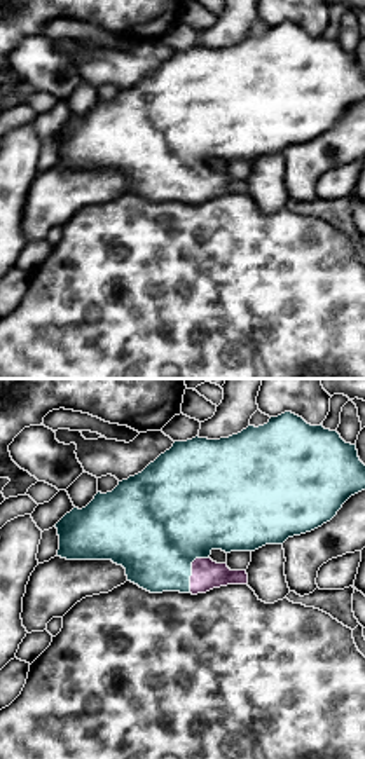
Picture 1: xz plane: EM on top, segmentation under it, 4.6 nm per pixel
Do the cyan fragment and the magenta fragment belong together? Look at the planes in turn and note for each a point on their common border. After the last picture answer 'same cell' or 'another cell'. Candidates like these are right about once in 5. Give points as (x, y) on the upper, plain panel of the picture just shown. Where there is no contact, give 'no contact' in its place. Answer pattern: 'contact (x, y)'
contact (191, 178)

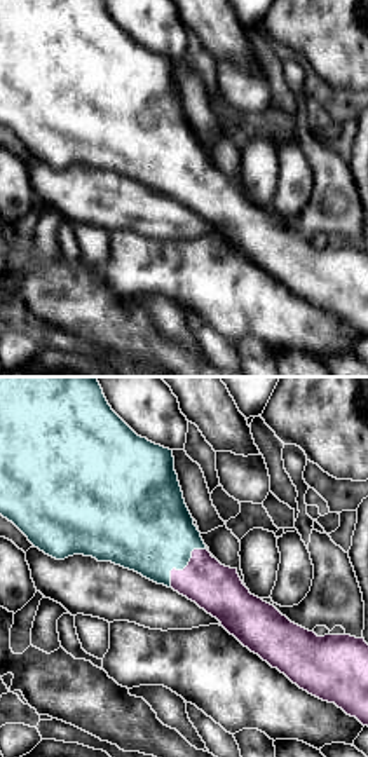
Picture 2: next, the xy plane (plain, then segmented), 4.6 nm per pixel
contact (184, 177)

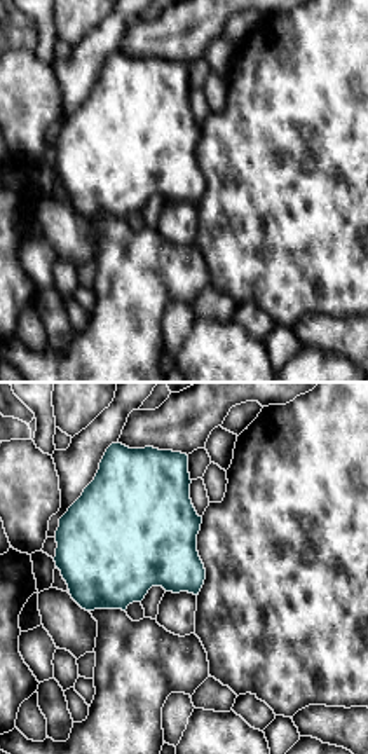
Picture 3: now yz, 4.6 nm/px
no contact

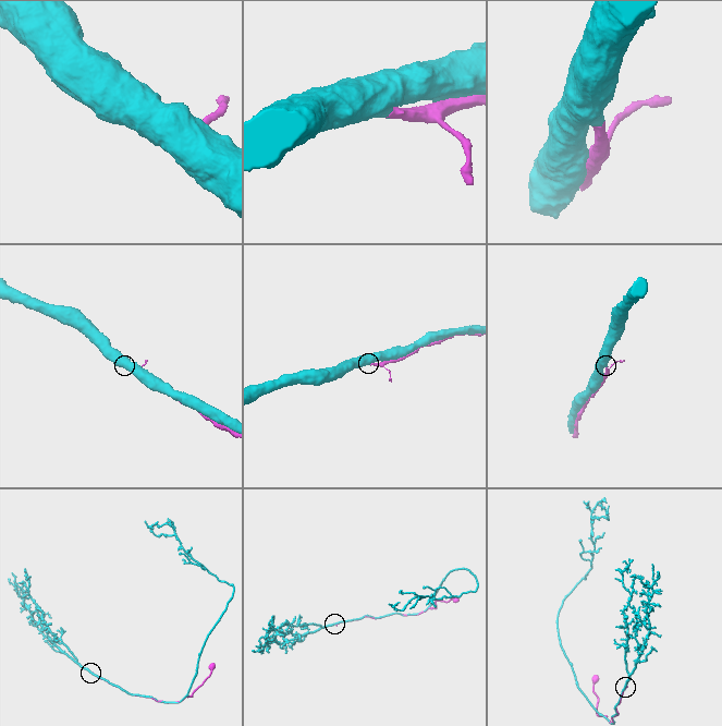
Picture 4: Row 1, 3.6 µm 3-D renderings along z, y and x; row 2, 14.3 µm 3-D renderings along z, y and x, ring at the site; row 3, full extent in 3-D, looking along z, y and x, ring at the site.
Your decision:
same cell

